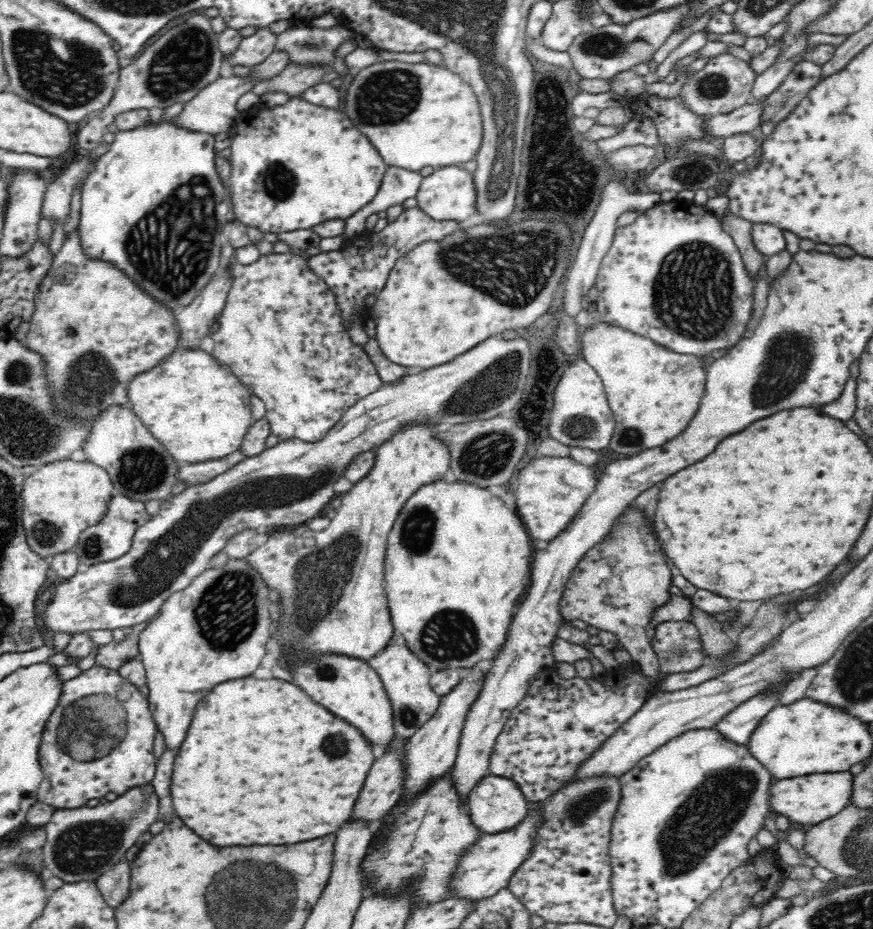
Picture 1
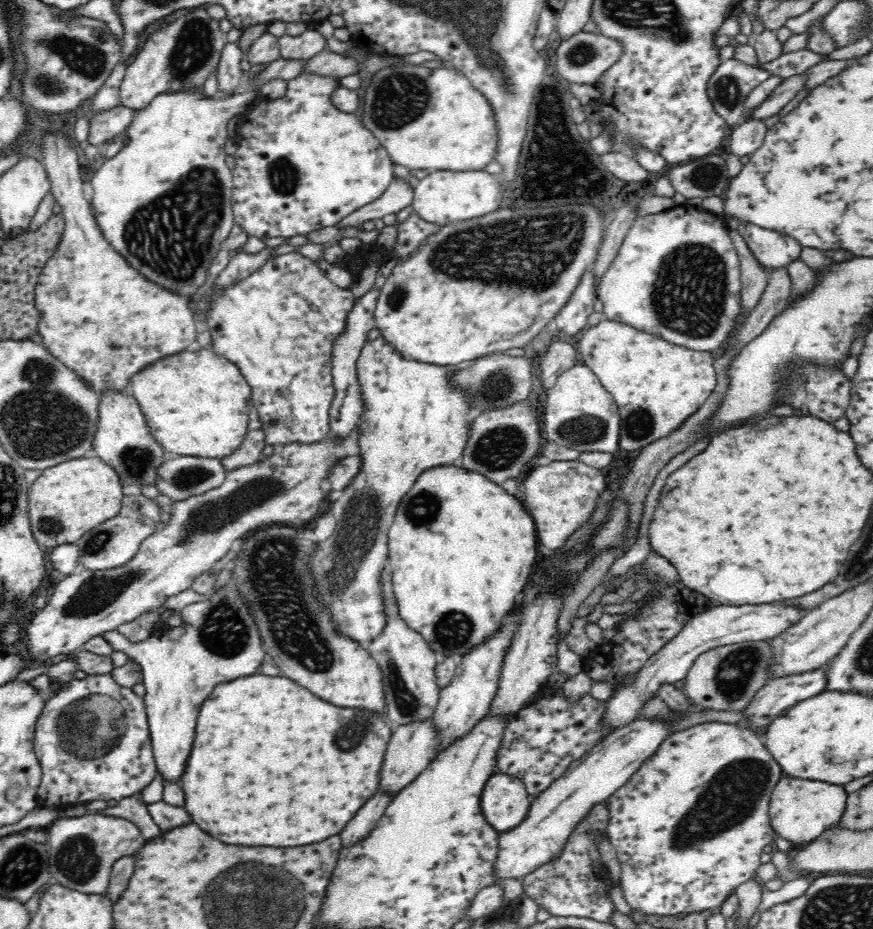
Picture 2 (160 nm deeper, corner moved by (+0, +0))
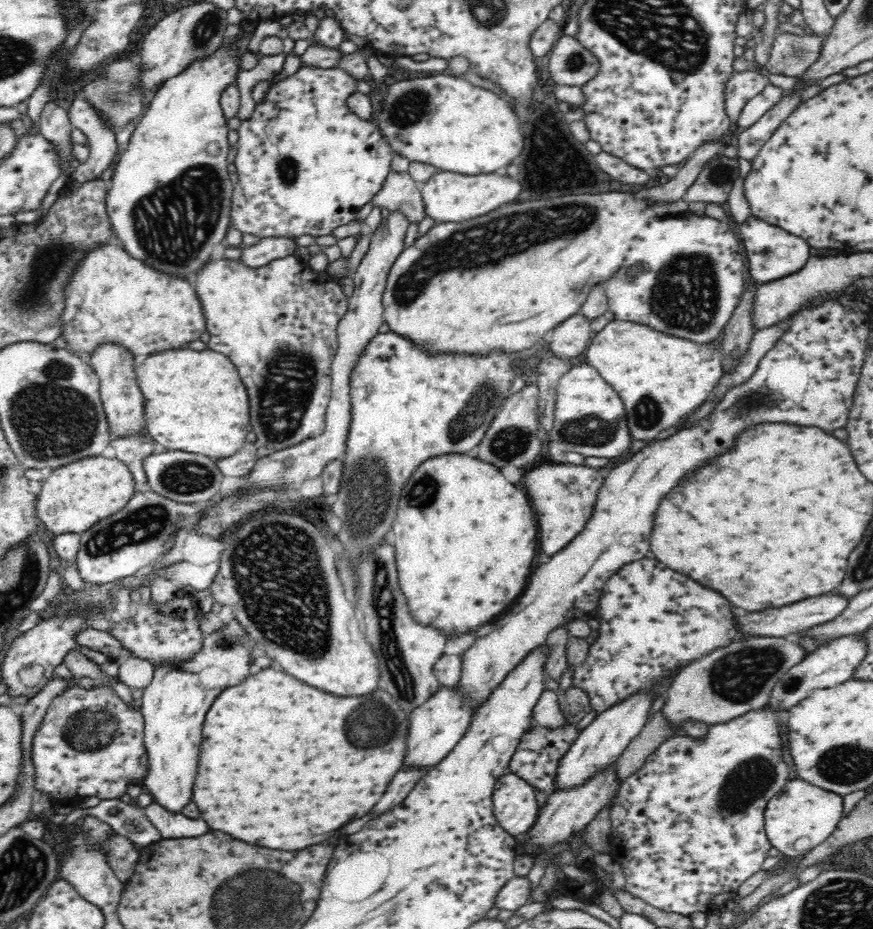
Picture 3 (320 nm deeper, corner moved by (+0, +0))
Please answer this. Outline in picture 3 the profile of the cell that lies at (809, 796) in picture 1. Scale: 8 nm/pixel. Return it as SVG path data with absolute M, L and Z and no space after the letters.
M792 778L782 792L772 797L764 810L764 830L770 846L783 856L804 856L822 844L836 830L842 818L844 800L839 794L828 792L800 778Z

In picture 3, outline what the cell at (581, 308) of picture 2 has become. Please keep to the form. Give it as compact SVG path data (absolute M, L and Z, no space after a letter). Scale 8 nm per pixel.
M580 313L552 329L548 337L552 354L565 362L578 358L588 348L591 340L590 323Z

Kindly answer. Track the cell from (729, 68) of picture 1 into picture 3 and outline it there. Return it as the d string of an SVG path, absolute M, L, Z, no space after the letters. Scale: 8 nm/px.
M747 70L736 73L728 79L726 86L726 113L732 120L732 126L737 123L741 114L742 106L750 100L751 97L757 96L764 91L766 86L770 86L766 75L756 73L756 71Z

